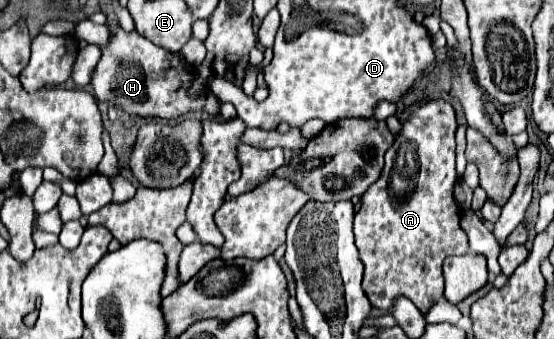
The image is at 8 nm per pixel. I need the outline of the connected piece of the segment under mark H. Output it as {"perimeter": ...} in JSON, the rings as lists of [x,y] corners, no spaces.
{"perimeter":[[[111,28],[109,46],[103,48],[103,56],[93,72],[91,86],[95,98],[113,102],[127,114],[137,116],[159,116],[159,118],[175,118],[189,110],[203,110],[207,114],[217,114],[219,100],[207,90],[197,100],[187,96],[187,82],[181,78],[171,78],[171,52],[153,46],[147,38],[139,36],[137,32],[123,32],[123,28]]]}

